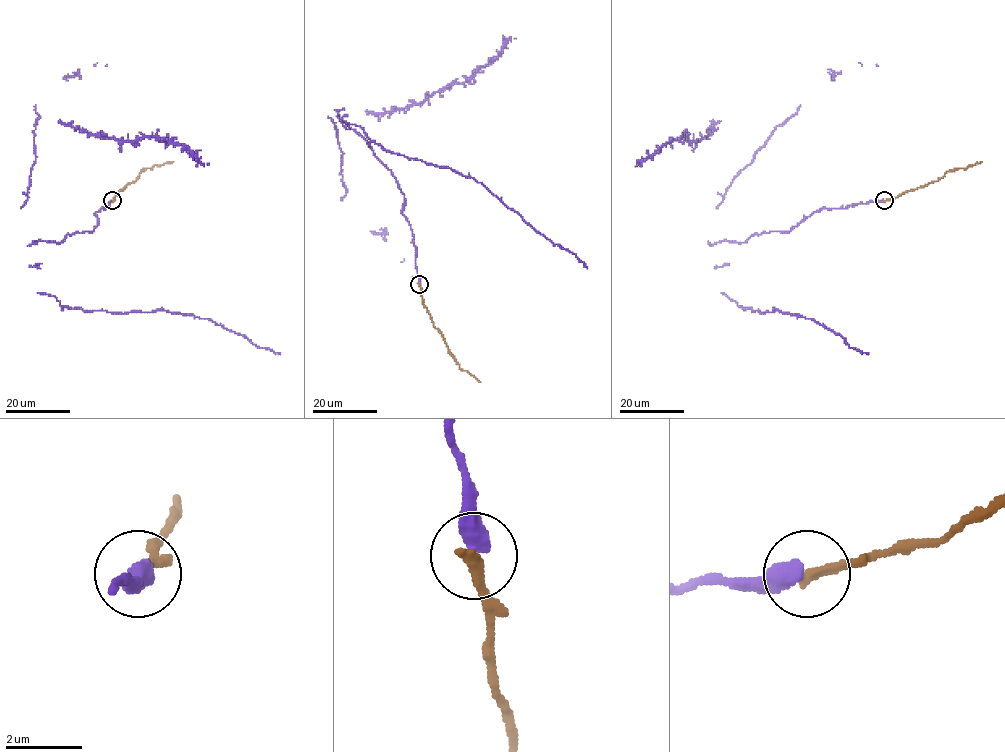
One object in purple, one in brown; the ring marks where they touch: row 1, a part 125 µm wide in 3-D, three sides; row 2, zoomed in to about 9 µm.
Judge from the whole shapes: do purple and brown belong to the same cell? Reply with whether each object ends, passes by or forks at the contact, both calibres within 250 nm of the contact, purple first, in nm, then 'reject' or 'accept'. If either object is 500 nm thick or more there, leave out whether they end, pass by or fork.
550/320 nm | accept

